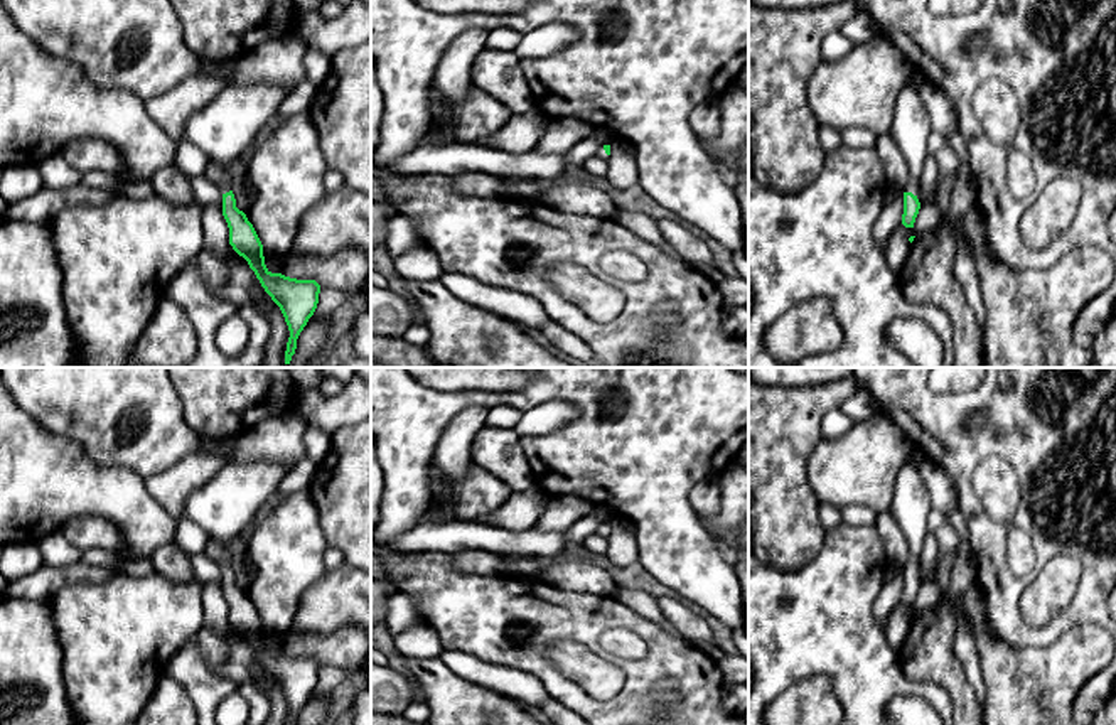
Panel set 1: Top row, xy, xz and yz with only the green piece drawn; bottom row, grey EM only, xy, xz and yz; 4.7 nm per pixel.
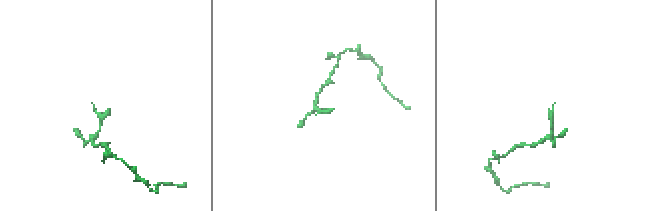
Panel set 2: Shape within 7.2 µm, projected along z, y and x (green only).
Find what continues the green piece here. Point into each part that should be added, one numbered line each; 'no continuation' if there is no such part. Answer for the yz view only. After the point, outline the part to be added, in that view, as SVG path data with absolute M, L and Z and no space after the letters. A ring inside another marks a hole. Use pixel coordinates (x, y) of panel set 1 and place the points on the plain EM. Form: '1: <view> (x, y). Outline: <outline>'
1: yz (911, 504). Outline: M905 460L895 475L888 506L909 543L909 558L904 570L919 572L931 509L931 496L919 469Z

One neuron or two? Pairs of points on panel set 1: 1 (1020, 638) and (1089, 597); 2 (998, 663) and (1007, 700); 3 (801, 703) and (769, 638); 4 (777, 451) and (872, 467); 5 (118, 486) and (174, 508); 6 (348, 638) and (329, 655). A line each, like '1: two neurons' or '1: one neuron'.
1: one neuron
2: one neuron
3: two neurons
4: two neurons
5: two neurons
6: one neuron

